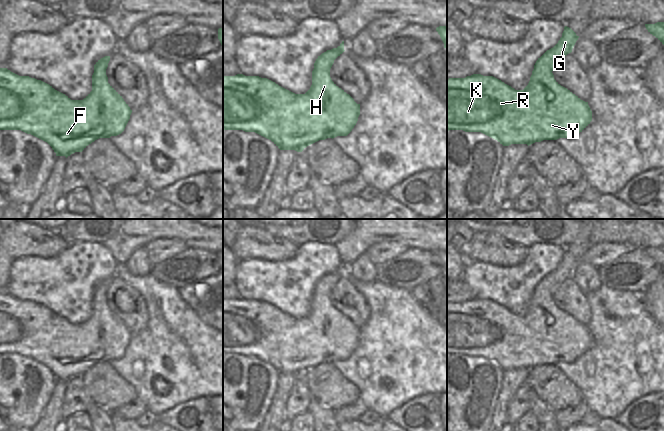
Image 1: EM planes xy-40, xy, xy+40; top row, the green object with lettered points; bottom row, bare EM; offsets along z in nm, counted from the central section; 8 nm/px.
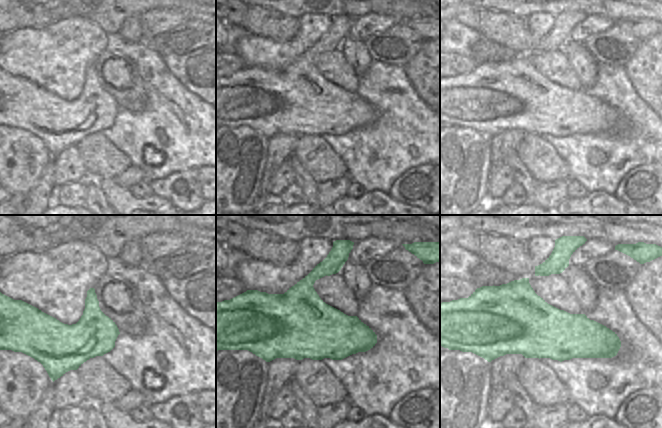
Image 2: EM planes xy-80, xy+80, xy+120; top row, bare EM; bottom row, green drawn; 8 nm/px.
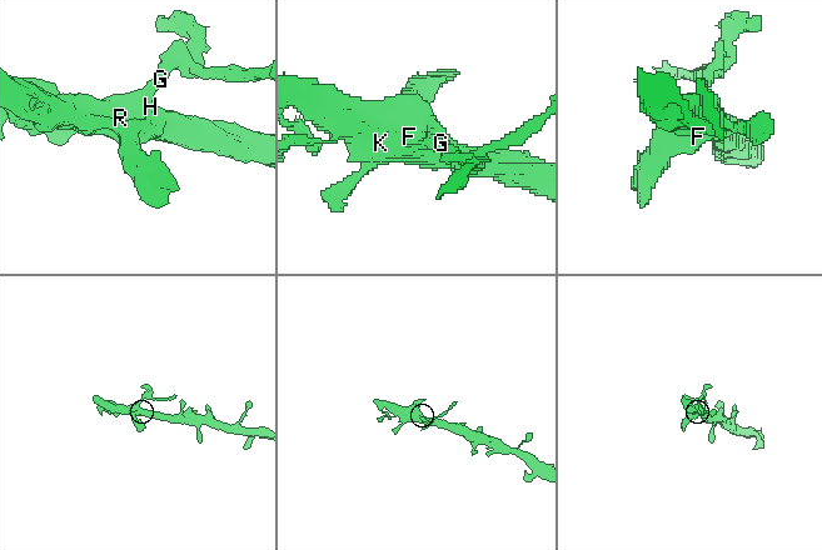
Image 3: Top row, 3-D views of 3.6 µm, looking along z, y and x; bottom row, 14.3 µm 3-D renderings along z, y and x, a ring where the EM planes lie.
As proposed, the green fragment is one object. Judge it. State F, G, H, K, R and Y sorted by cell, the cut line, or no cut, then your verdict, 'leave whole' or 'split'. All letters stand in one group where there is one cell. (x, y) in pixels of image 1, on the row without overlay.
F H K R Y / G; cut in xy+40 along (542, 279), (555, 277), (558, 285); split

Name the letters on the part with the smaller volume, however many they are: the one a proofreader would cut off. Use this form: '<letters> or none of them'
G

